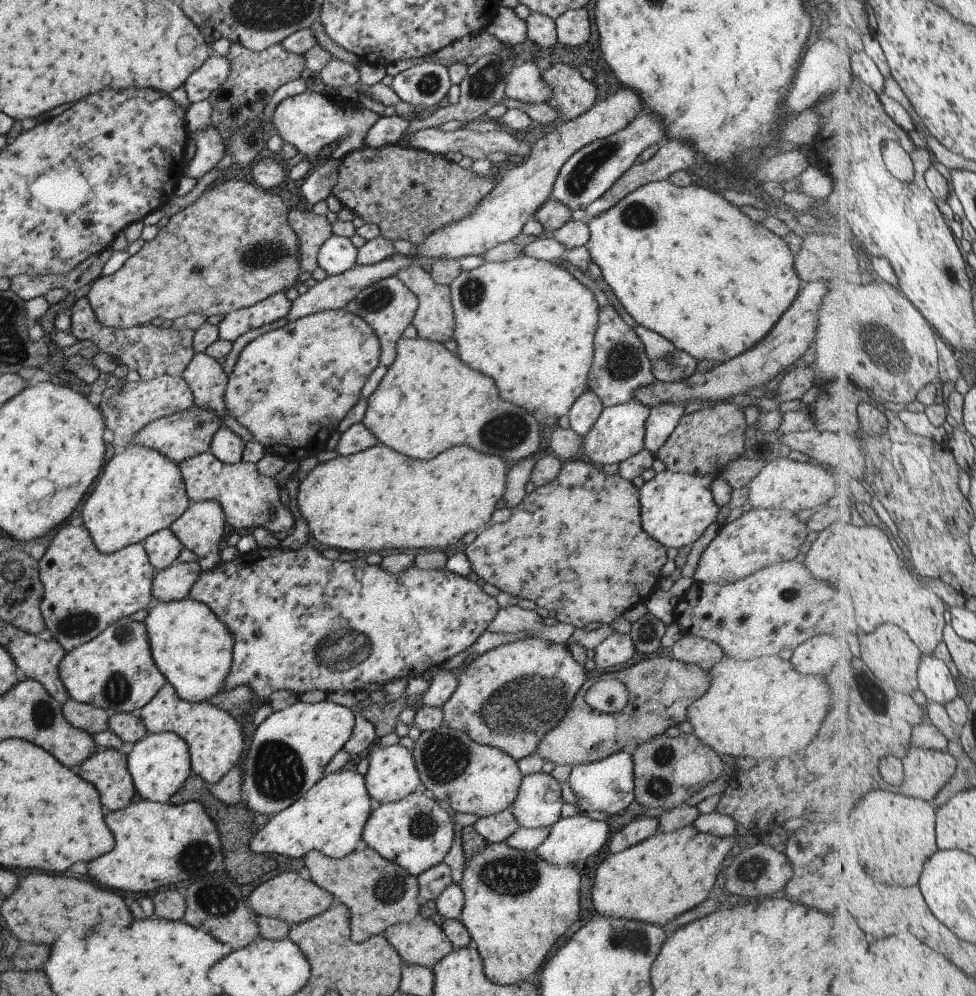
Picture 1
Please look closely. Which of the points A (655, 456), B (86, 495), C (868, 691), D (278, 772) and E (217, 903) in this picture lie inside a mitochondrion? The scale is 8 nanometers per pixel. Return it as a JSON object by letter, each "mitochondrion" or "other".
{"A":"other","B":"other","C":"mitochondrion","D":"mitochondrion","E":"mitochondrion"}

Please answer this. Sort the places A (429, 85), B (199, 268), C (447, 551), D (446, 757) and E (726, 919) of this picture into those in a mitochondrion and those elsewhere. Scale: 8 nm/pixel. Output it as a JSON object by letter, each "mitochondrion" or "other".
{"A":"mitochondrion","B":"mitochondrion","C":"other","D":"mitochondrion","E":"other"}

